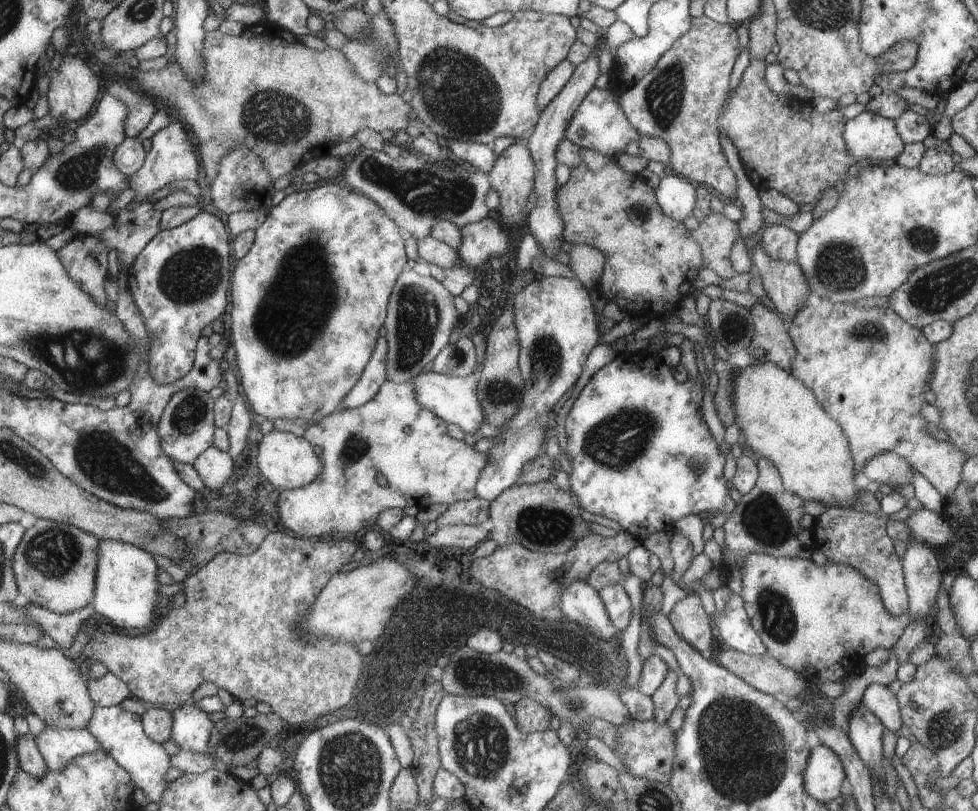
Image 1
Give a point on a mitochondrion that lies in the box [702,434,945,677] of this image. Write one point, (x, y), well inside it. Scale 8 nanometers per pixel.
(765, 521)

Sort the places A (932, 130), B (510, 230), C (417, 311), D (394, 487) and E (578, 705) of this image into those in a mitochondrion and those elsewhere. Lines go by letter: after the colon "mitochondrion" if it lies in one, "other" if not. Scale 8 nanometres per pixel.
A: other
B: other
C: mitochondrion
D: other
E: mitochondrion

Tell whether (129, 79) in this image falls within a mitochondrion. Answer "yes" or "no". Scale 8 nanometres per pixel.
no

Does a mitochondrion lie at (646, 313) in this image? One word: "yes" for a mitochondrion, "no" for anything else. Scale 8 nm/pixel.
no

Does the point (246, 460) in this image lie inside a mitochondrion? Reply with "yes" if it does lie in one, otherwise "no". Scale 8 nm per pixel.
no

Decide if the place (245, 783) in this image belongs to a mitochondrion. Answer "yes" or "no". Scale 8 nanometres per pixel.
no

